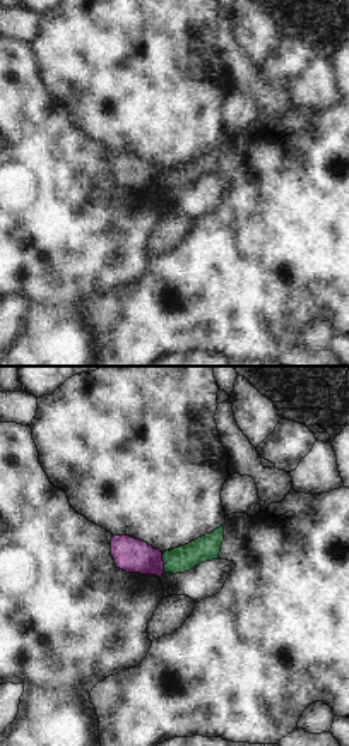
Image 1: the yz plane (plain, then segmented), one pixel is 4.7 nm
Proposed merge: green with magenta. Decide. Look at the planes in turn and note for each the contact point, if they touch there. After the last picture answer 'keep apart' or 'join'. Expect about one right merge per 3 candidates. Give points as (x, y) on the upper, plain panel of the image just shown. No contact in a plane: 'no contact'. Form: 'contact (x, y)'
contact (165, 180)

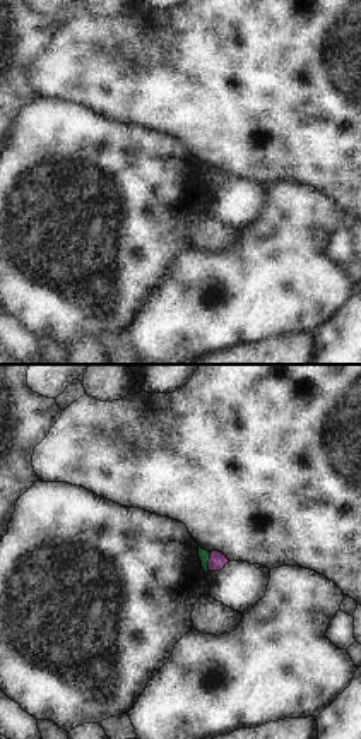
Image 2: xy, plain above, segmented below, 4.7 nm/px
contact (207, 178)

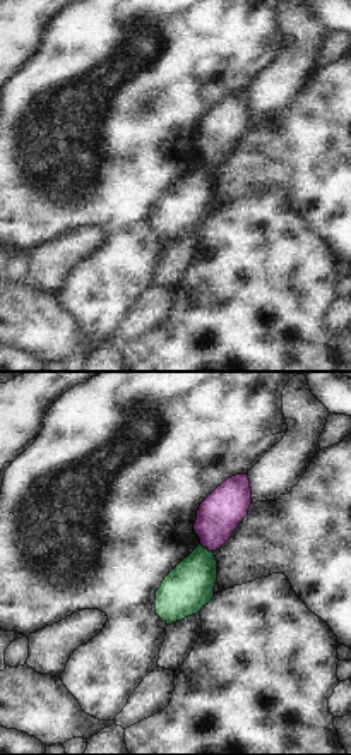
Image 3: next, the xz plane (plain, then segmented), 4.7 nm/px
contact (206, 165)

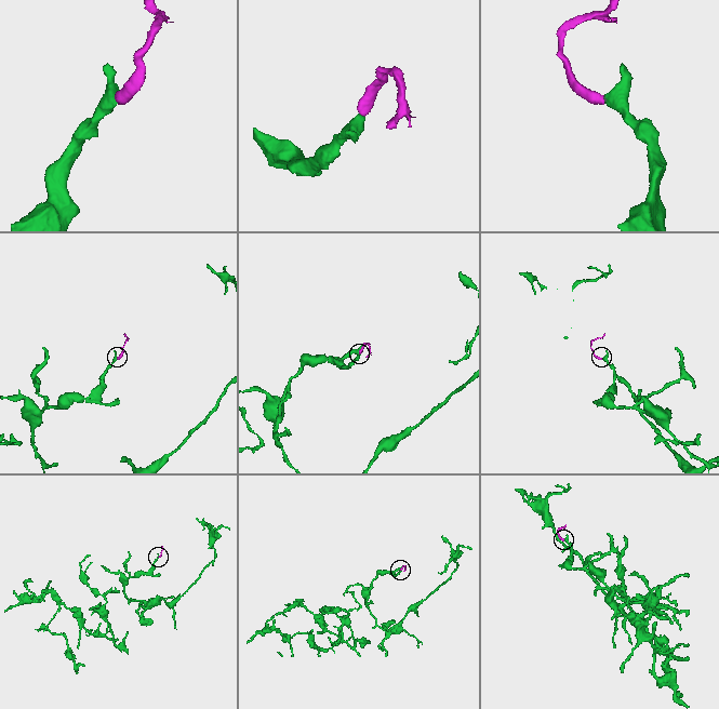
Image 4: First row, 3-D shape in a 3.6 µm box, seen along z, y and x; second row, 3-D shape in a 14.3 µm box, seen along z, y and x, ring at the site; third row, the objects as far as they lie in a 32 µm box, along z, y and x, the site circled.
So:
keep apart

